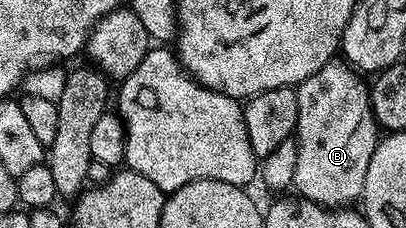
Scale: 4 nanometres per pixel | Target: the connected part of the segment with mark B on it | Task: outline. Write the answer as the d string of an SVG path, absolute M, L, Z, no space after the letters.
M346 61L326 63L313 77L309 77L297 87L297 125L294 140L297 149L297 173L294 190L302 198L319 203L322 207L343 209L360 198L365 185L365 173L369 173L369 161L381 138L381 128L375 122L371 108L369 83L360 72Z

